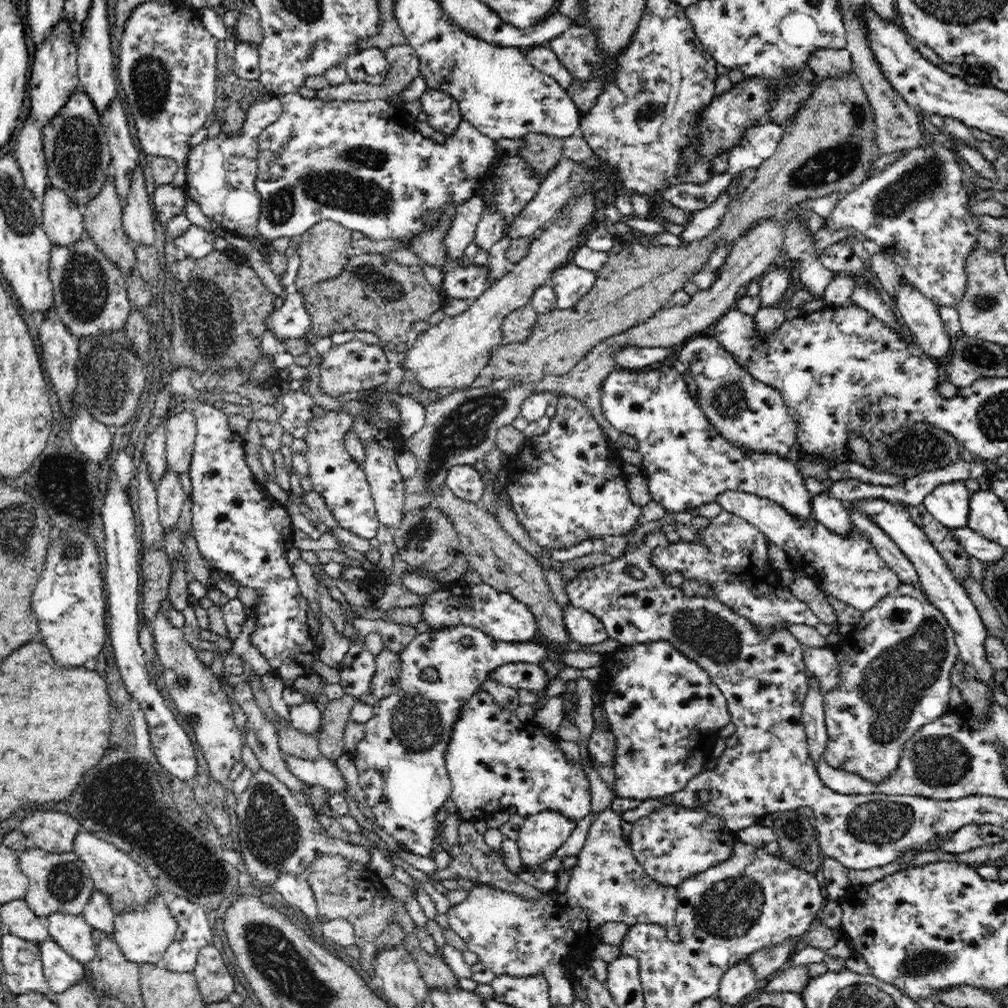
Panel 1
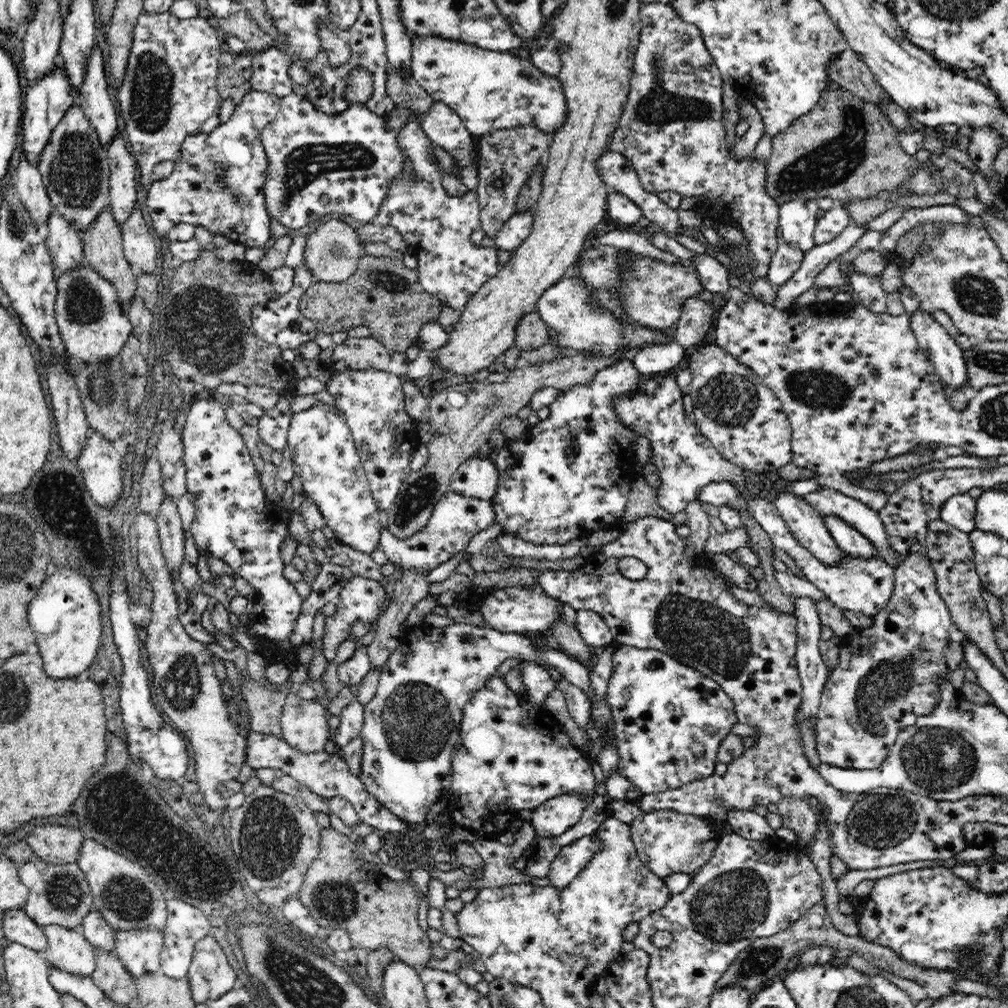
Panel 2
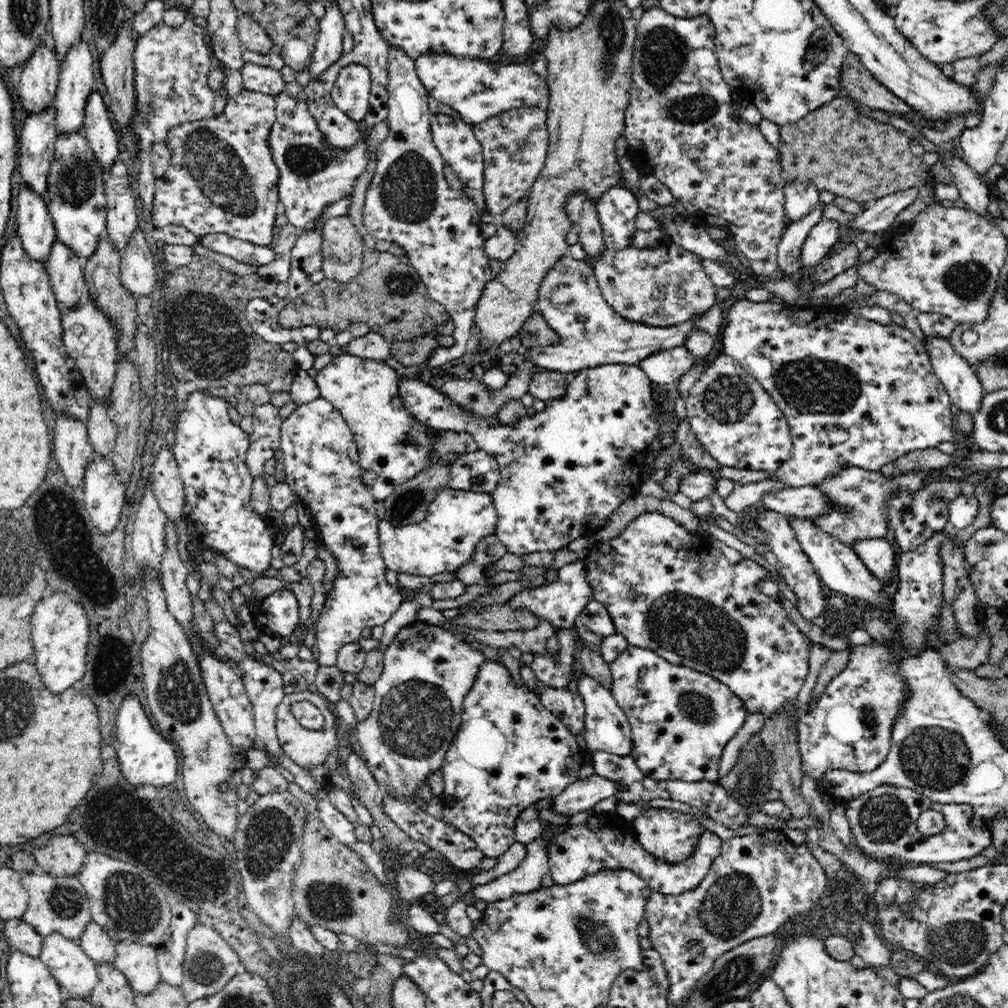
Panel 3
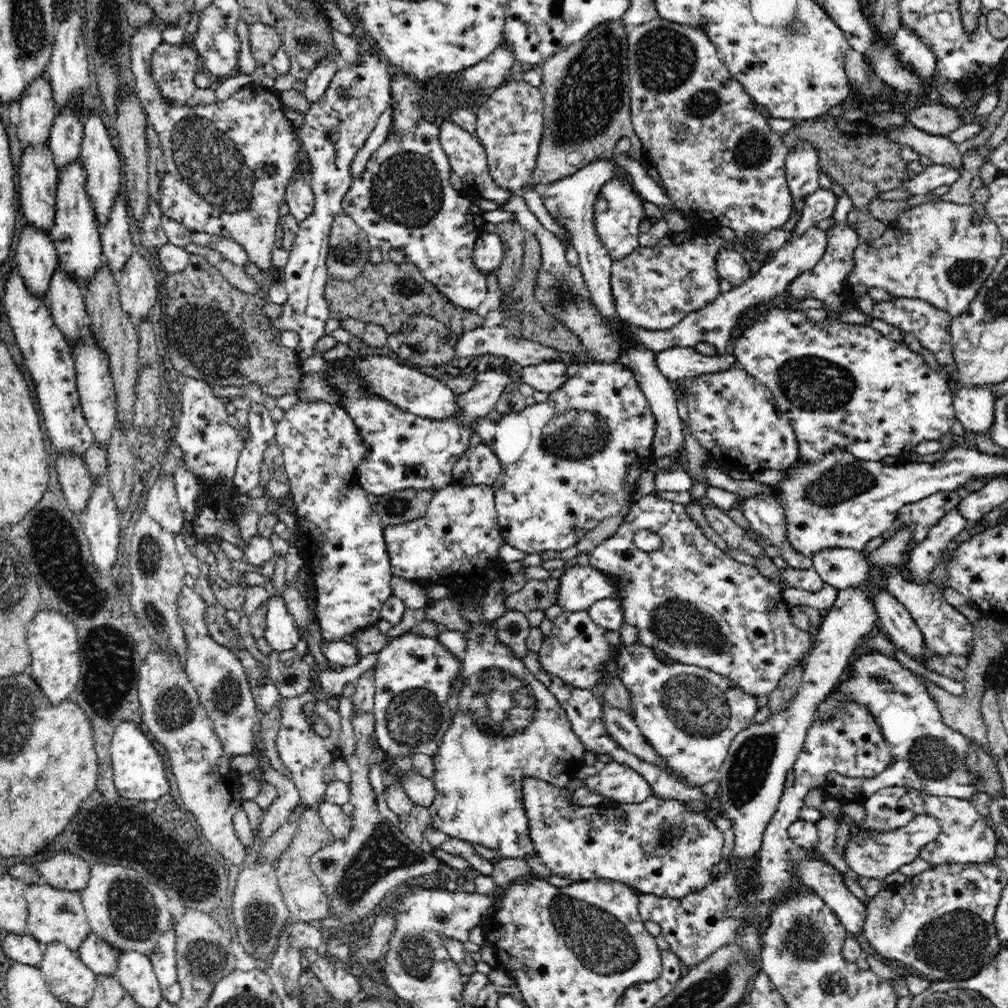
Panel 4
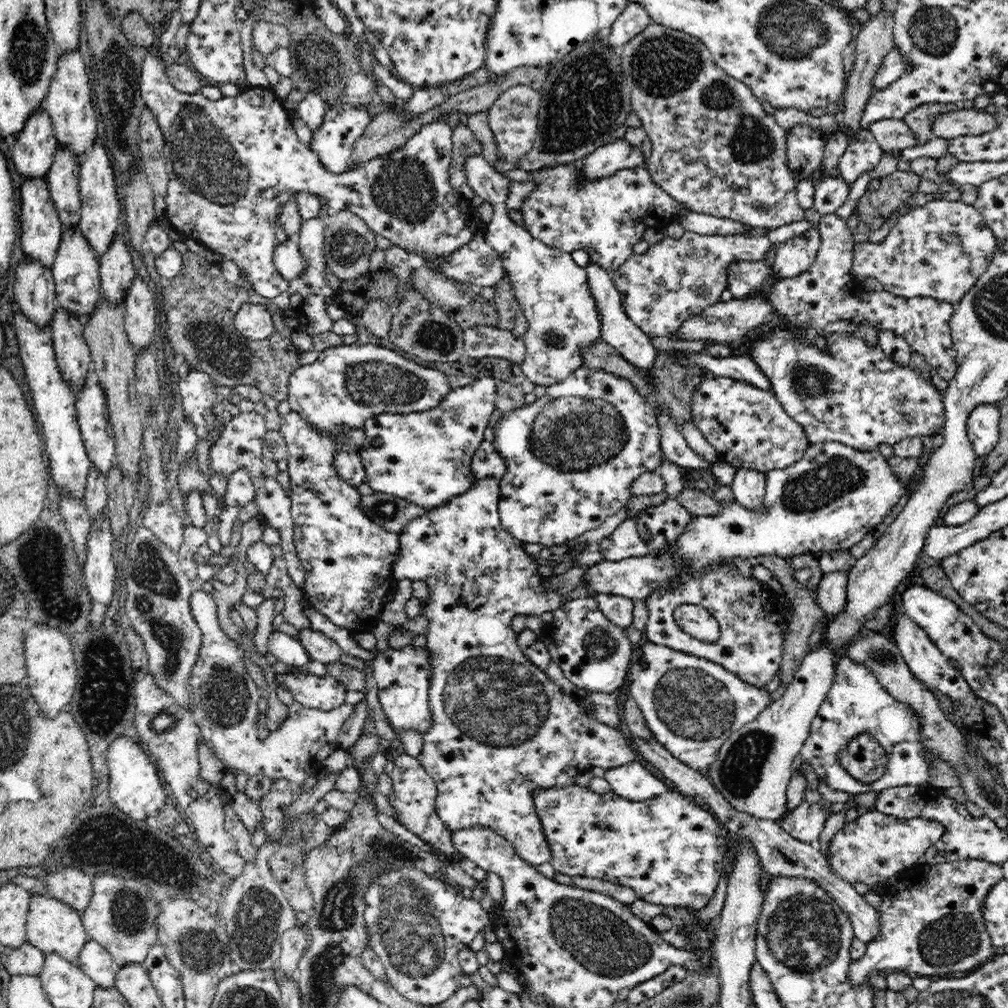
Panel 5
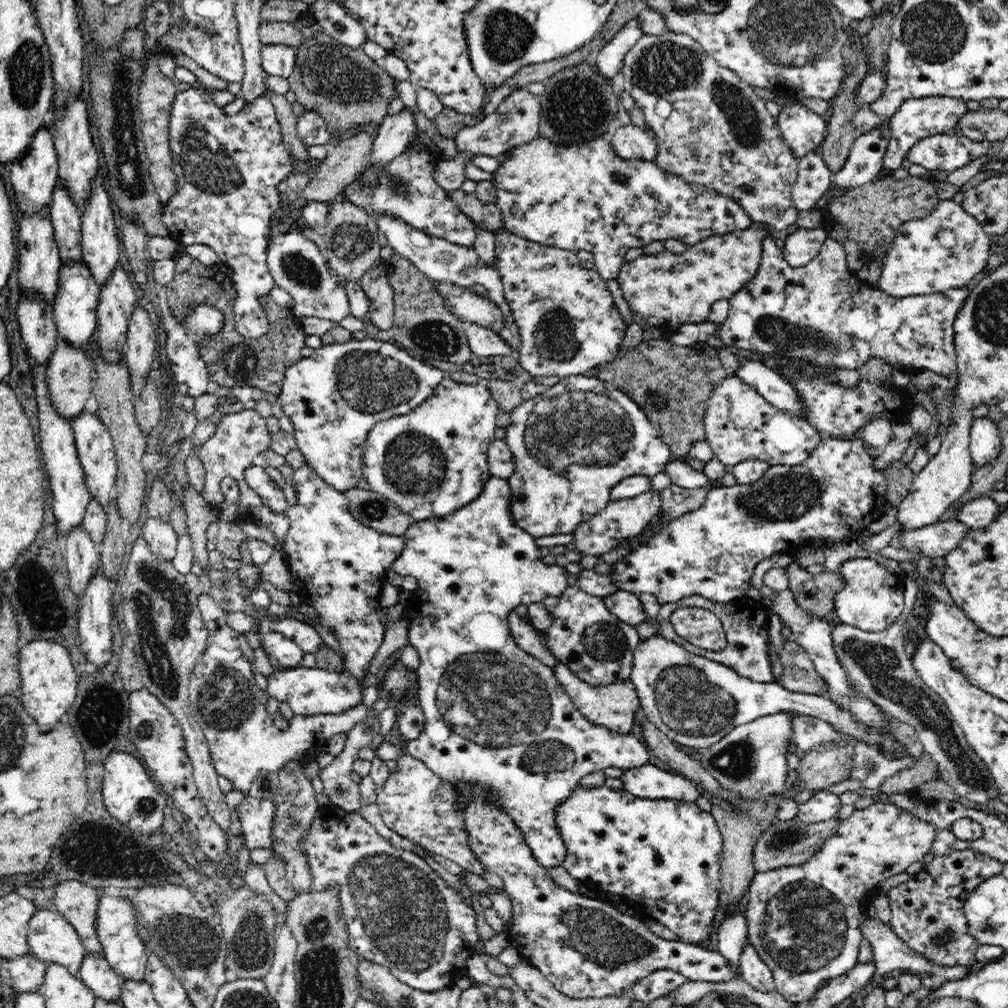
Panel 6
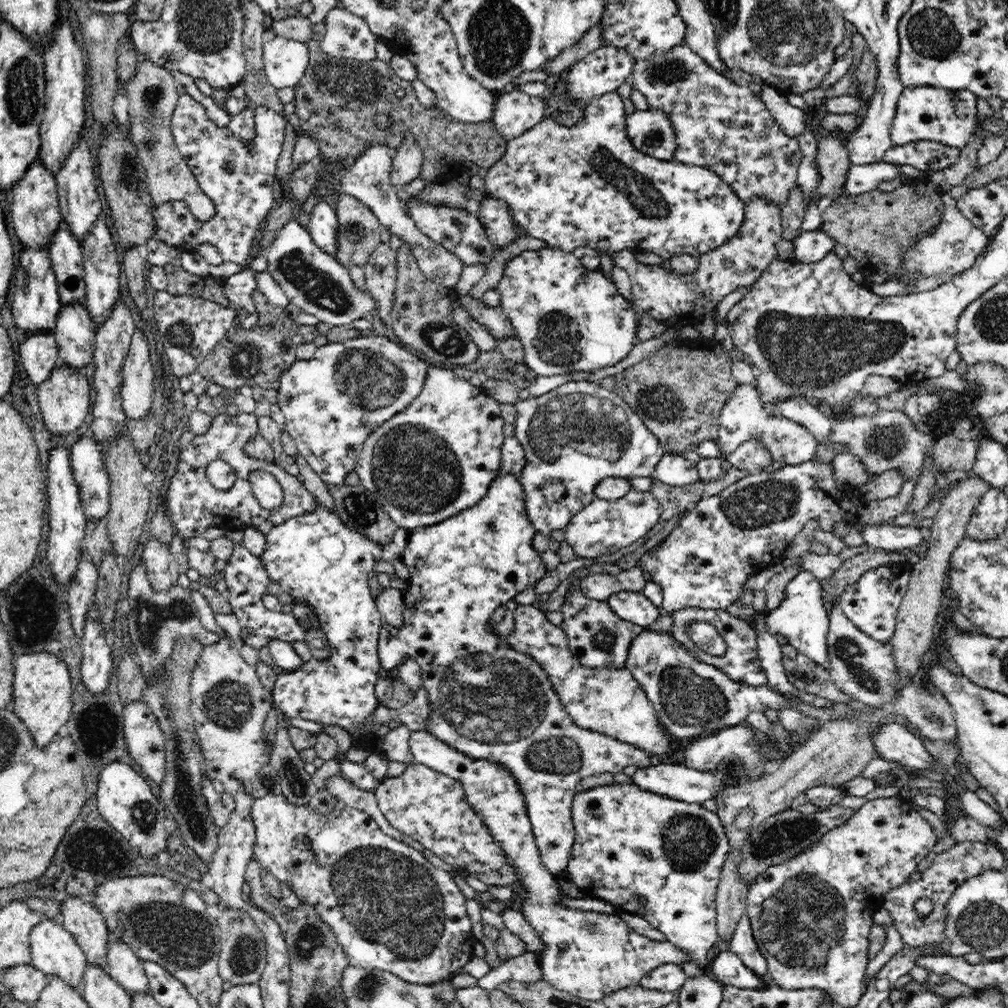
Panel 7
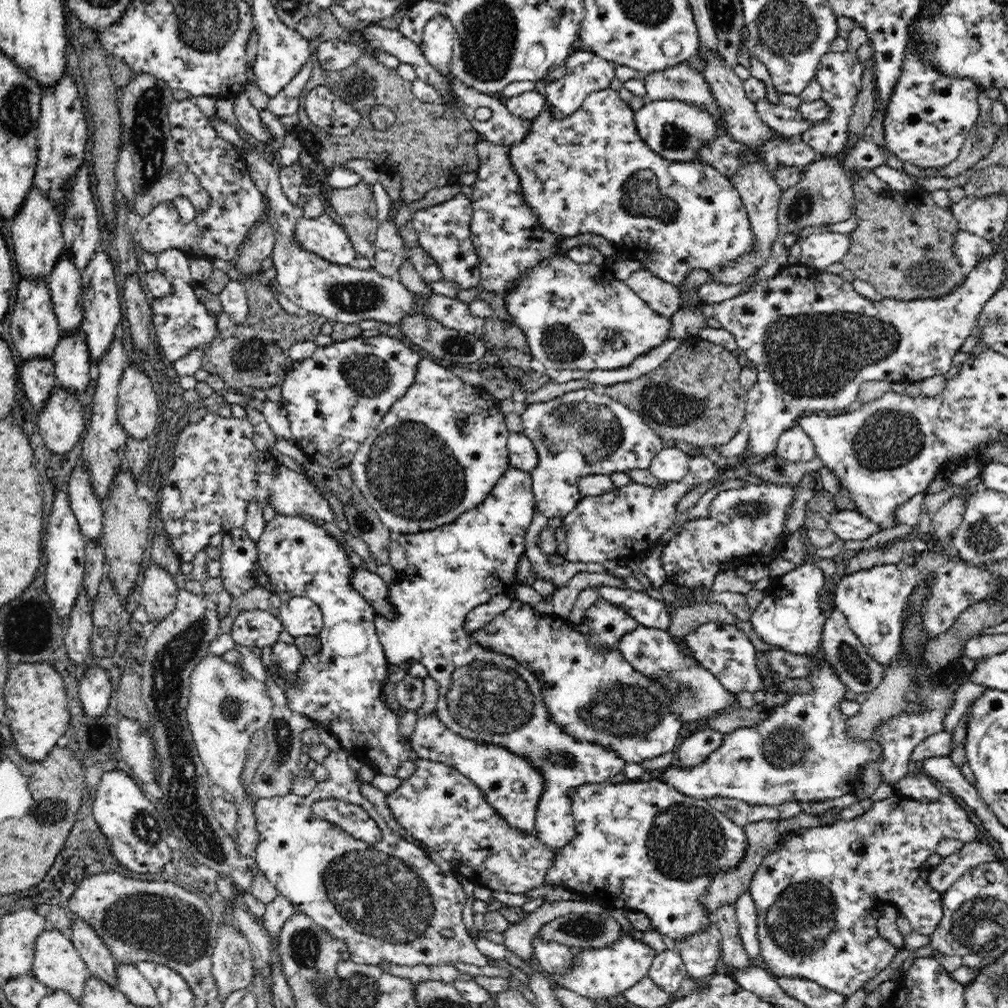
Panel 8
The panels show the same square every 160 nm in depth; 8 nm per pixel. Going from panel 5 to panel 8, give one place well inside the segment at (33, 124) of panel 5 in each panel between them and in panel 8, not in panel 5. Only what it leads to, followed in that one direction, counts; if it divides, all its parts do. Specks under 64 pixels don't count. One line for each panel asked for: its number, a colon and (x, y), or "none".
6: (33, 177)
7: (35, 212)
8: (37, 237)

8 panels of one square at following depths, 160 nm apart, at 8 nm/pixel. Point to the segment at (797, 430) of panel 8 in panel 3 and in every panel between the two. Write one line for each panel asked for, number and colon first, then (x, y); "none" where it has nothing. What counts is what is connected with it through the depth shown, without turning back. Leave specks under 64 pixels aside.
3: (738, 422)
4: (736, 418)
5: (748, 427)
6: (740, 424)
7: (742, 418)

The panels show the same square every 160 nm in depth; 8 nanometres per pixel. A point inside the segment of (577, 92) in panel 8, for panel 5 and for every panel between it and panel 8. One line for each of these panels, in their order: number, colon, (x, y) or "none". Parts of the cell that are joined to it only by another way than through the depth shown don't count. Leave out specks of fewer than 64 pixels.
5: (633, 19)
6: (608, 60)
7: (601, 71)

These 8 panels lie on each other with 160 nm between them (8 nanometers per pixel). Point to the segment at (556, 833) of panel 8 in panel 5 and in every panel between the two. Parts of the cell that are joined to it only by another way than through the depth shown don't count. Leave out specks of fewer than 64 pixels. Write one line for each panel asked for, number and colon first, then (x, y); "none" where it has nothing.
5: (501, 732)
6: (495, 715)
7: (488, 701)

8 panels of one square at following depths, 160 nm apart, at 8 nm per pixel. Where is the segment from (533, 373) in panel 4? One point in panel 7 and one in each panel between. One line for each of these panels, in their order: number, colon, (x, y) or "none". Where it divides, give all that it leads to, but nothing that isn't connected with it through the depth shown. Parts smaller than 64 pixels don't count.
5: (555, 294)
6: (568, 323)
7: (569, 318)

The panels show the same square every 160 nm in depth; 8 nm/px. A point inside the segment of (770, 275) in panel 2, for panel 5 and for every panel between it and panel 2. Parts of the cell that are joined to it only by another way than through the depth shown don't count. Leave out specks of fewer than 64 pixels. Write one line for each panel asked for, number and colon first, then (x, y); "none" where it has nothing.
3: (793, 239)
4: (819, 206)
5: (831, 192)

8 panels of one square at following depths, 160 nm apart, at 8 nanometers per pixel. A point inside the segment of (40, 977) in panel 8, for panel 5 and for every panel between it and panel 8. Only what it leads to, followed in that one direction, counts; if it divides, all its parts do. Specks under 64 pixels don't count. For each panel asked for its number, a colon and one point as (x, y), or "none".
5: (53, 927)
6: (51, 939)
7: (54, 951)

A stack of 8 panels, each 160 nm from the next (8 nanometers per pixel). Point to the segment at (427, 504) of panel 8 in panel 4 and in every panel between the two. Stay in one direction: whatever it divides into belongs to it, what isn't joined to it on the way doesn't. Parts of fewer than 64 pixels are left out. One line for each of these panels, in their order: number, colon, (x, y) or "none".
4: (404, 452)
5: (425, 457)
6: (431, 461)
7: (437, 457)

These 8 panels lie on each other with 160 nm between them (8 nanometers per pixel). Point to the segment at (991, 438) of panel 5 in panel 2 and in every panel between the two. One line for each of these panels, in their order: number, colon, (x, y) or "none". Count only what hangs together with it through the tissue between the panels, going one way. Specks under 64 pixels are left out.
2: (947, 358)
3: (963, 386)
4: (974, 408)

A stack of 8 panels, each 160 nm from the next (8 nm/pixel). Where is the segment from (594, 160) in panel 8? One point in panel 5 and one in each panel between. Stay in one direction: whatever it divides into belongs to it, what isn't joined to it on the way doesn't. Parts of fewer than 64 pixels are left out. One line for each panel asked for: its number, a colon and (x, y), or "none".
5: (606, 216)
6: (574, 196)
7: (582, 185)

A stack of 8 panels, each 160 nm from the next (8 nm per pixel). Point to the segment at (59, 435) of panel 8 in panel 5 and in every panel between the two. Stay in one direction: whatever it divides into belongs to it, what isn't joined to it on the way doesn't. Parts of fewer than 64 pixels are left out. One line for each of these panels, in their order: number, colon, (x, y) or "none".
5: (73, 357)
6: (69, 379)
7: (64, 398)

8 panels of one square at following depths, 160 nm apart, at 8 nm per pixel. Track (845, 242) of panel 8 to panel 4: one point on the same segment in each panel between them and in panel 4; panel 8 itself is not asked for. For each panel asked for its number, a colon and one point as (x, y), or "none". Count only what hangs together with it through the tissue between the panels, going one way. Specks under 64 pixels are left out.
4: (713, 324)
5: (794, 256)
6: (801, 247)
7: (809, 247)

